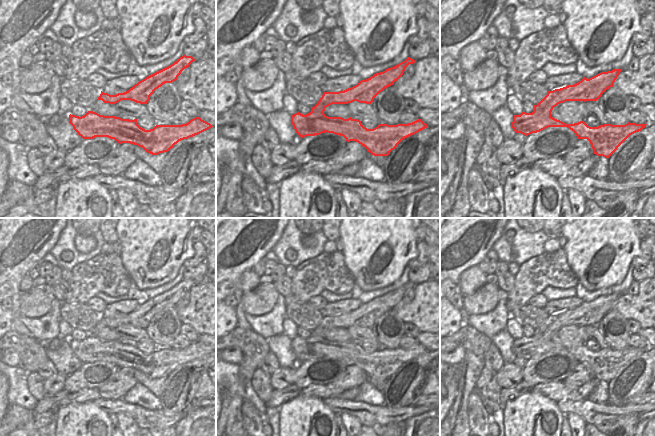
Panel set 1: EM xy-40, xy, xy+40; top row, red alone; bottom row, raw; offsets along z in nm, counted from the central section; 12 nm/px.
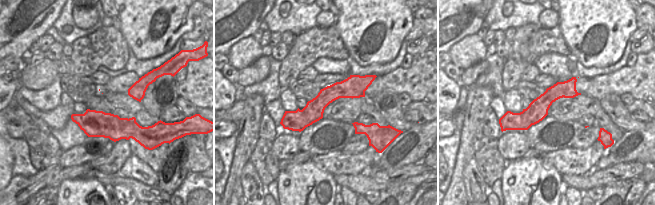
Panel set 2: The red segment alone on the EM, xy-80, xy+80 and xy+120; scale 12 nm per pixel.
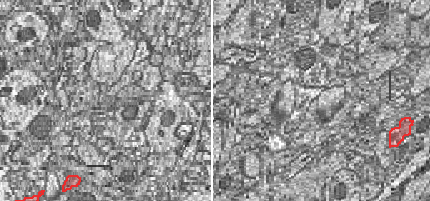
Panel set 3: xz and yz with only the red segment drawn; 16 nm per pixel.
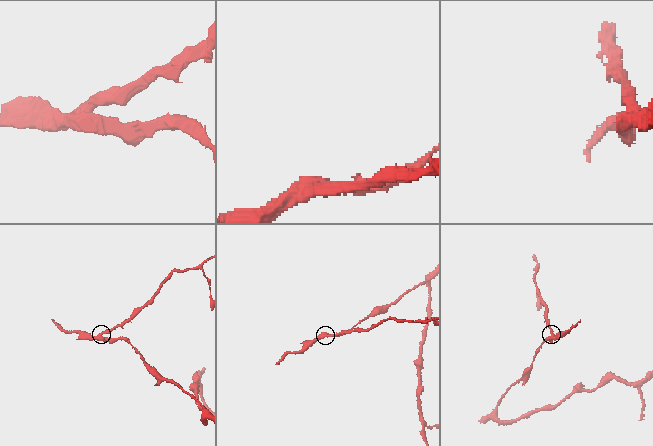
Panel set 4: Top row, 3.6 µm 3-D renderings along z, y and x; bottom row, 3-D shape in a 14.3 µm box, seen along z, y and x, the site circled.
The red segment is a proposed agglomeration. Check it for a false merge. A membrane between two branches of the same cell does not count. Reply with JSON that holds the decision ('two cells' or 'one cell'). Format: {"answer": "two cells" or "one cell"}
{"answer": "two cells"}

